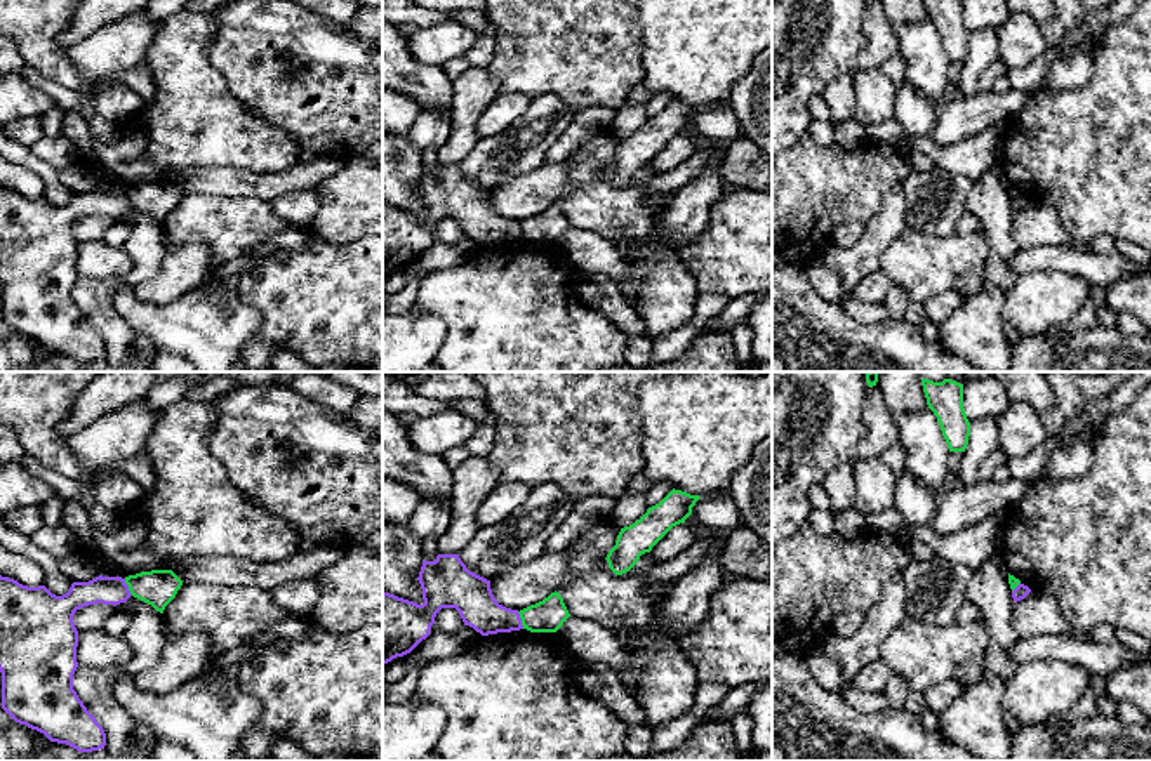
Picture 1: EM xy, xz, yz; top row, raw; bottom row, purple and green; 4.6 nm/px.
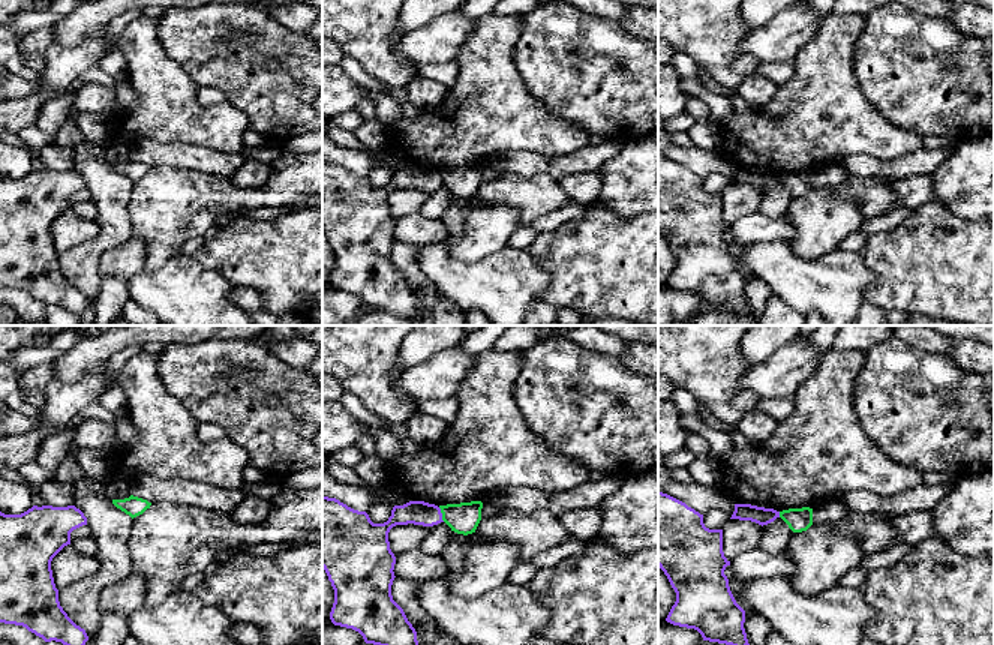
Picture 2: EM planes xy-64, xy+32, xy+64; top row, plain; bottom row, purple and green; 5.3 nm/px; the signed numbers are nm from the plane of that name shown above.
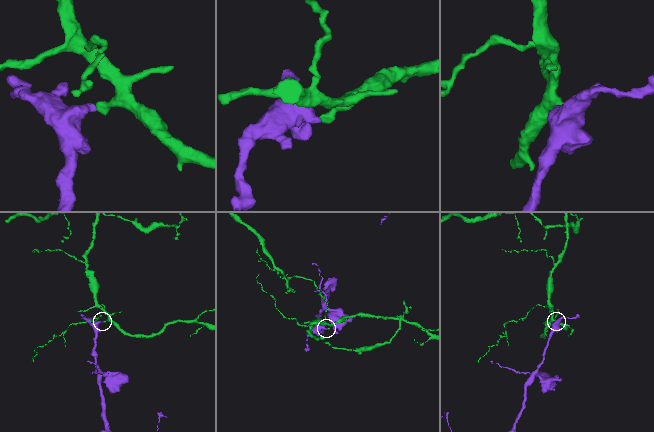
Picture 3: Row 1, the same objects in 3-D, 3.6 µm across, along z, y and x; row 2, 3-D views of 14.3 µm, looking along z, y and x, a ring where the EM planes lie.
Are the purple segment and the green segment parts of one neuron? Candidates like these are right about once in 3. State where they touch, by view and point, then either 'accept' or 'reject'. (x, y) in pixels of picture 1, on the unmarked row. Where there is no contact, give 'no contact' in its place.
xy (127, 198) | reject

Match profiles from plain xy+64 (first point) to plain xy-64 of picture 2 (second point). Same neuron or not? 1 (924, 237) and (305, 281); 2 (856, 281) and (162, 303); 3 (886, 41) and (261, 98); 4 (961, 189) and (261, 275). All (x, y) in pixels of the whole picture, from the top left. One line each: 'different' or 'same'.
1: same
2: same
3: same
4: different

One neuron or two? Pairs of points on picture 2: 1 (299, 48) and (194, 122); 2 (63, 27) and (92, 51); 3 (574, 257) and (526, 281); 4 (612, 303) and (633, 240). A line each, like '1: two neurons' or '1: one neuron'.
1: two neurons
2: two neurons
3: two neurons
4: one neuron

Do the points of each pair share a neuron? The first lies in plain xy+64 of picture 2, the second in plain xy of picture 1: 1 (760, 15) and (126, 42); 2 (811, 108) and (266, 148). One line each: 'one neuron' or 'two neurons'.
1: two neurons
2: one neuron

